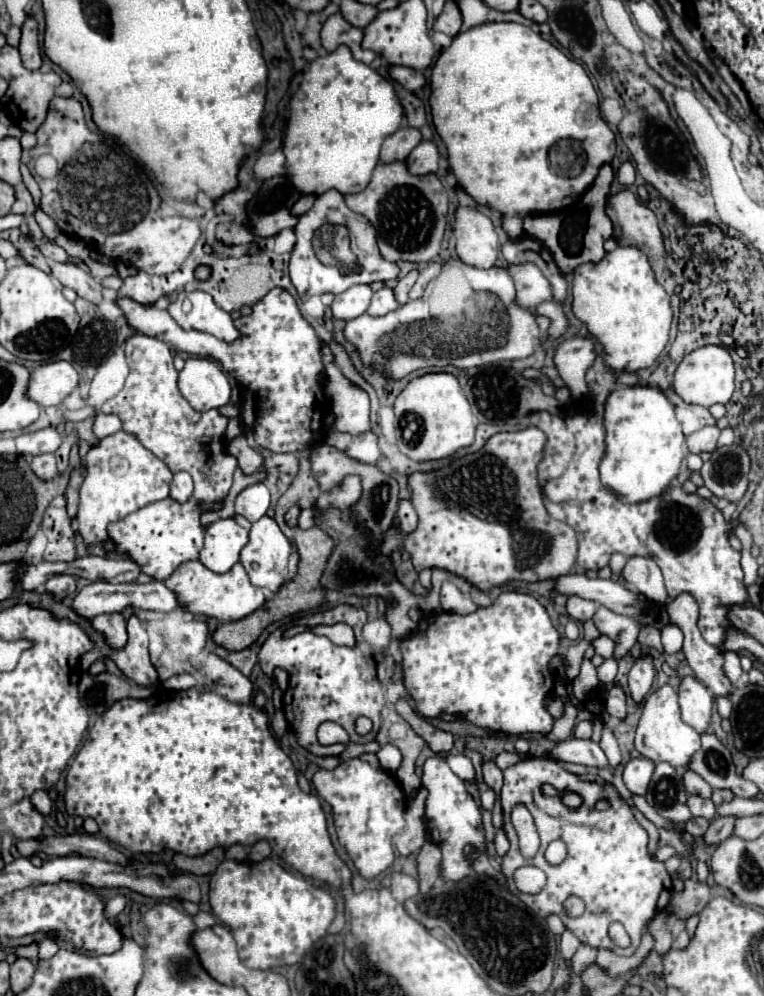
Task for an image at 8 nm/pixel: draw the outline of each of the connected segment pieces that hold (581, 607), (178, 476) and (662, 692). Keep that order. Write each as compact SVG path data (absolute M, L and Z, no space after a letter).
M570 595L568 603L566 603L566 611L572 619L586 621L586 619L592 619L592 615L596 613L596 603L588 601L588 599L582 599L578 595Z
M174 473L172 485L170 485L170 499L178 501L178 503L184 503L184 501L190 499L192 491L194 491L192 477L188 473Z
M662 685L660 689L656 689L654 693L650 693L646 697L642 717L640 717L640 723L636 729L634 745L650 761L654 761L654 763L666 761L674 769L676 767L688 767L688 761L692 759L692 755L700 749L700 733L696 733L696 729L692 729L690 725L686 725L680 719L678 695L670 685Z

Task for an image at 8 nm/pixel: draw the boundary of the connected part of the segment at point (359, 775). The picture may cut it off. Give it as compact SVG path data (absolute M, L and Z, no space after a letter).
M363 754L359 758L348 759L332 771L318 769L312 777L312 783L318 795L332 807L338 839L346 847L360 875L366 879L374 879L376 875L386 871L394 861L392 837L400 833L406 825L406 796L388 771L374 769L380 767L376 754Z

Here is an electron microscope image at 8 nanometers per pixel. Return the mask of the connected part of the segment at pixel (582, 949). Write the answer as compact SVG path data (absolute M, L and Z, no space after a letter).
M580 945L576 955L572 957L572 969L576 975L582 975L584 969L588 969L596 961L596 949L590 945Z

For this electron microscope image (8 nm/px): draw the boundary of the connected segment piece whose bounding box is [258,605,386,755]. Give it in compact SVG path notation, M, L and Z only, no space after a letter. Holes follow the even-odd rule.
M338 605L326 613L314 613L314 615L305 616L297 620L297 625L308 626L322 625L322 623L346 623L354 629L356 635L356 647L340 647L334 645L328 637L318 637L310 631L298 633L294 637L284 637L286 627L276 629L272 635L268 635L268 639L264 641L260 653L258 653L258 661L260 667L266 675L272 675L274 667L282 667L288 671L290 675L290 691L292 691L292 713L294 713L294 721L292 721L292 729L296 731L298 743L308 749L312 755L340 755L344 751L344 745L336 743L336 745L320 745L316 739L316 731L318 725L324 721L334 721L338 725L342 725L350 739L354 743L368 743L376 737L378 729L380 729L380 709L384 707L386 699L384 699L384 691L382 685L378 681L378 673L376 673L376 663L372 659L372 647L362 639L362 627L366 623L366 611L364 609L356 609L350 605ZM364 715L368 719L372 719L374 727L368 735L358 735L354 729L356 719Z

